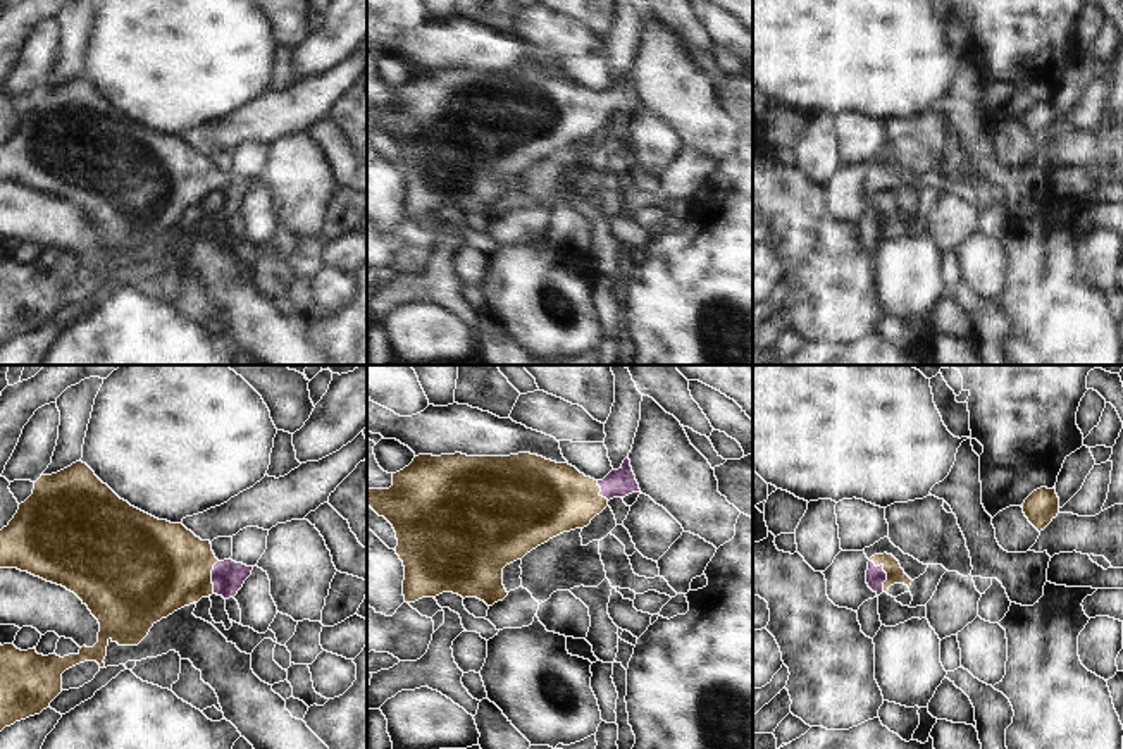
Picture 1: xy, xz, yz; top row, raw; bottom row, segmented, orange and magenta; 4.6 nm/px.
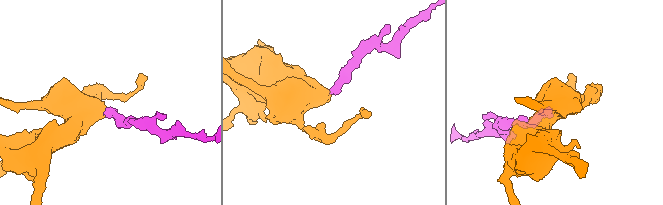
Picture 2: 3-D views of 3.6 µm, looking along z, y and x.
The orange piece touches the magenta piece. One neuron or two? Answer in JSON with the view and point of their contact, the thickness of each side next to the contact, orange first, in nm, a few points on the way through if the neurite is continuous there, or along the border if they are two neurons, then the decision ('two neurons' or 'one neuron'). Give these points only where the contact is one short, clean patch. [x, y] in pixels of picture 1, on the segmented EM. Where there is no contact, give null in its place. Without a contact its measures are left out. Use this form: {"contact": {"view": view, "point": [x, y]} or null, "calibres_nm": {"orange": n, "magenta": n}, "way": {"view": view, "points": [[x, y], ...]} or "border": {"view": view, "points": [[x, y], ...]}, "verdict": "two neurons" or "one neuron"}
{"contact": {"view": "yz", "point": [886, 572]}, "calibres_nm": {"orange": 80, "magenta": 90}, "way": {"view": "yz", "points": [[891, 565], [886, 572], [875, 575]]}, "verdict": "one neuron"}

